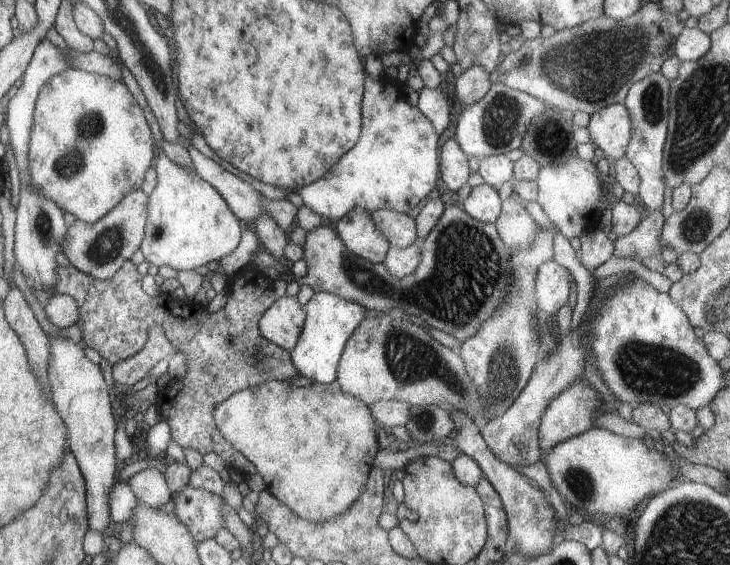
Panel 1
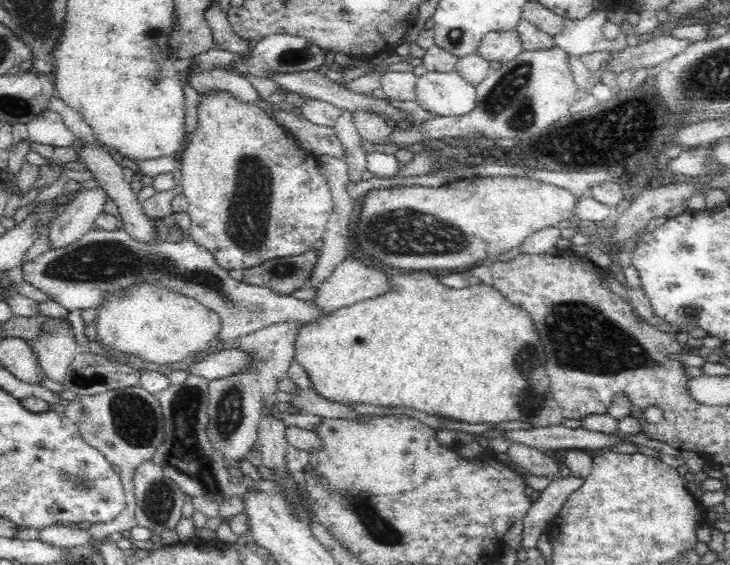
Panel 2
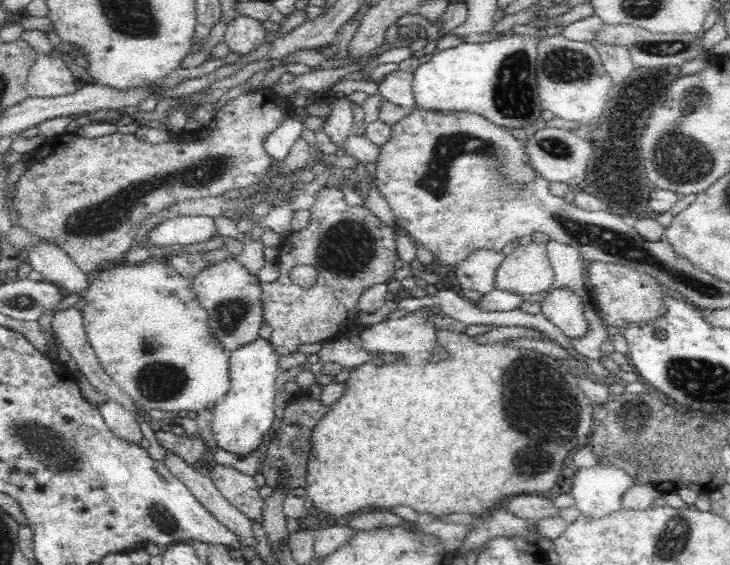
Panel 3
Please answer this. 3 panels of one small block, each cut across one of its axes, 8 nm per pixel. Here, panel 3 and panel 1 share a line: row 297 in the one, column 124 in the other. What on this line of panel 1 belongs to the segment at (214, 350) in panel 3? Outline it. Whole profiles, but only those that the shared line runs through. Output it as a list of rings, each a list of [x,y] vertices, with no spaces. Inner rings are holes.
[[[70,68],[54,79],[49,81],[44,88],[41,99],[37,105],[37,124],[33,133],[33,144],[31,145],[31,172],[35,187],[45,193],[50,199],[53,199],[62,209],[76,216],[86,223],[94,223],[101,220],[112,208],[117,207],[127,195],[133,191],[138,191],[145,181],[146,172],[149,171],[150,162],[154,158],[154,138],[150,132],[150,126],[146,122],[146,116],[142,108],[138,106],[136,98],[130,94],[130,90],[124,86],[123,82],[111,80],[109,77],[88,73],[76,68]]]

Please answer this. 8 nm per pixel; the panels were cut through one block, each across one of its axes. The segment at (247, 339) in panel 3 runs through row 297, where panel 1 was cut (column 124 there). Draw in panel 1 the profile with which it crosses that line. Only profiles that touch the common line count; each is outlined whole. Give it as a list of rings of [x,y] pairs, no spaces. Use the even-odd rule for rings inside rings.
[[[133,191],[112,208],[101,220],[86,223],[77,219],[70,224],[70,231],[66,236],[64,253],[70,263],[81,272],[96,279],[110,279],[117,275],[120,268],[127,263],[128,258],[141,248],[145,237],[149,196],[144,192]]]

